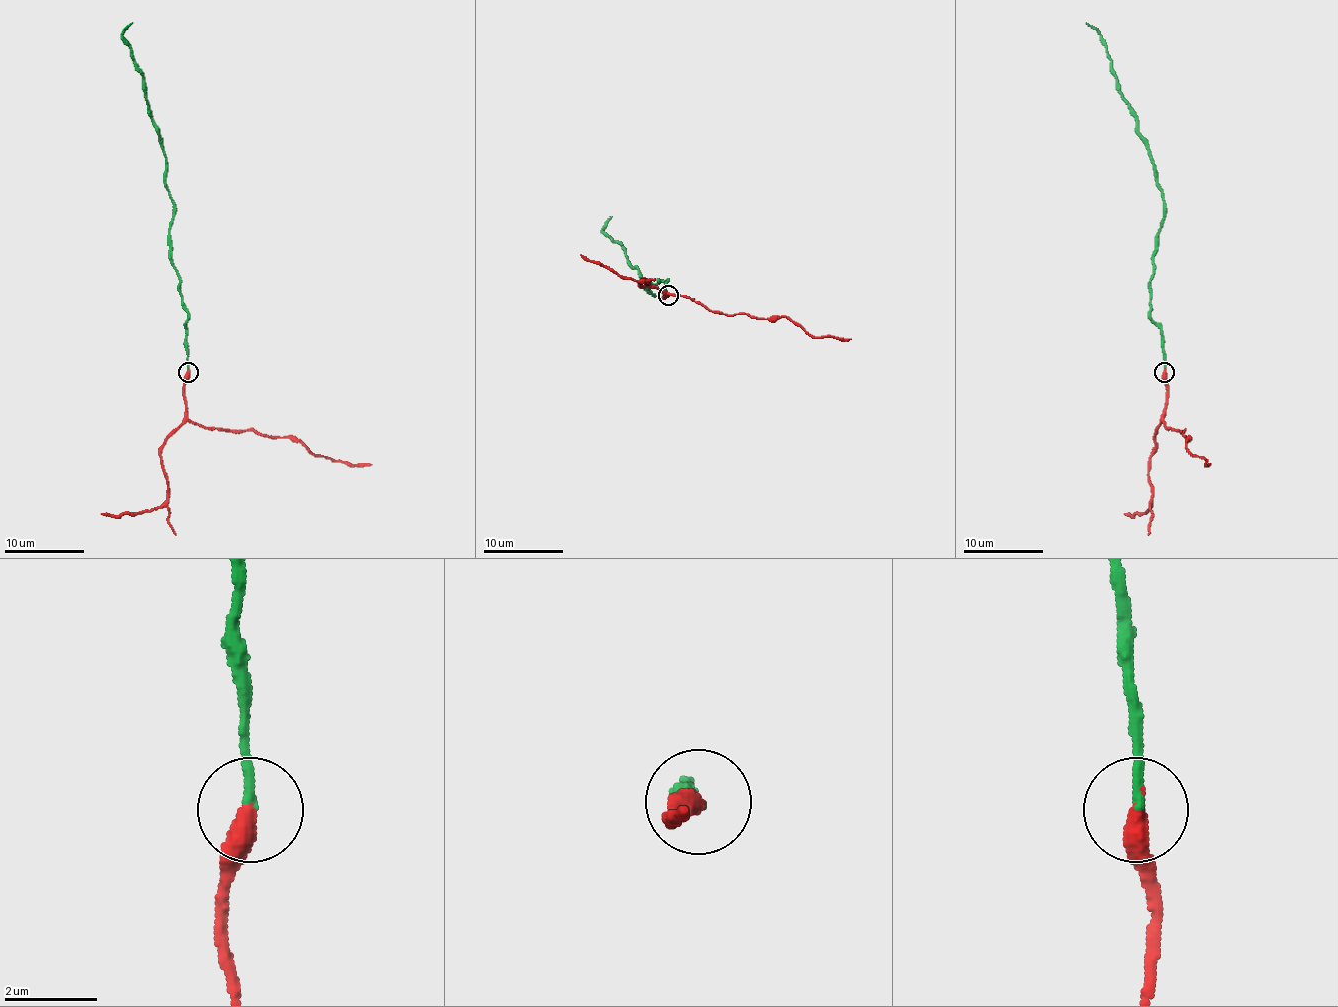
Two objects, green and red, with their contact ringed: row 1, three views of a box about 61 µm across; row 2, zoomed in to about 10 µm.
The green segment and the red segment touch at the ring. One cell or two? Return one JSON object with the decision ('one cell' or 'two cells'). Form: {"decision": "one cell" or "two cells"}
{"decision": "one cell"}

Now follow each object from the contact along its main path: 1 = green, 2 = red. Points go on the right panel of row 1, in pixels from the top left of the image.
1: (1164, 371), (1164, 335), (1150, 309), (1164, 195), (1105, 44), (1085, 22)
2: (1164, 371), (1168, 383), (1164, 422), (1168, 428), (1184, 430), (1184, 436), (1188, 438), (1186, 448), (1208, 464)

